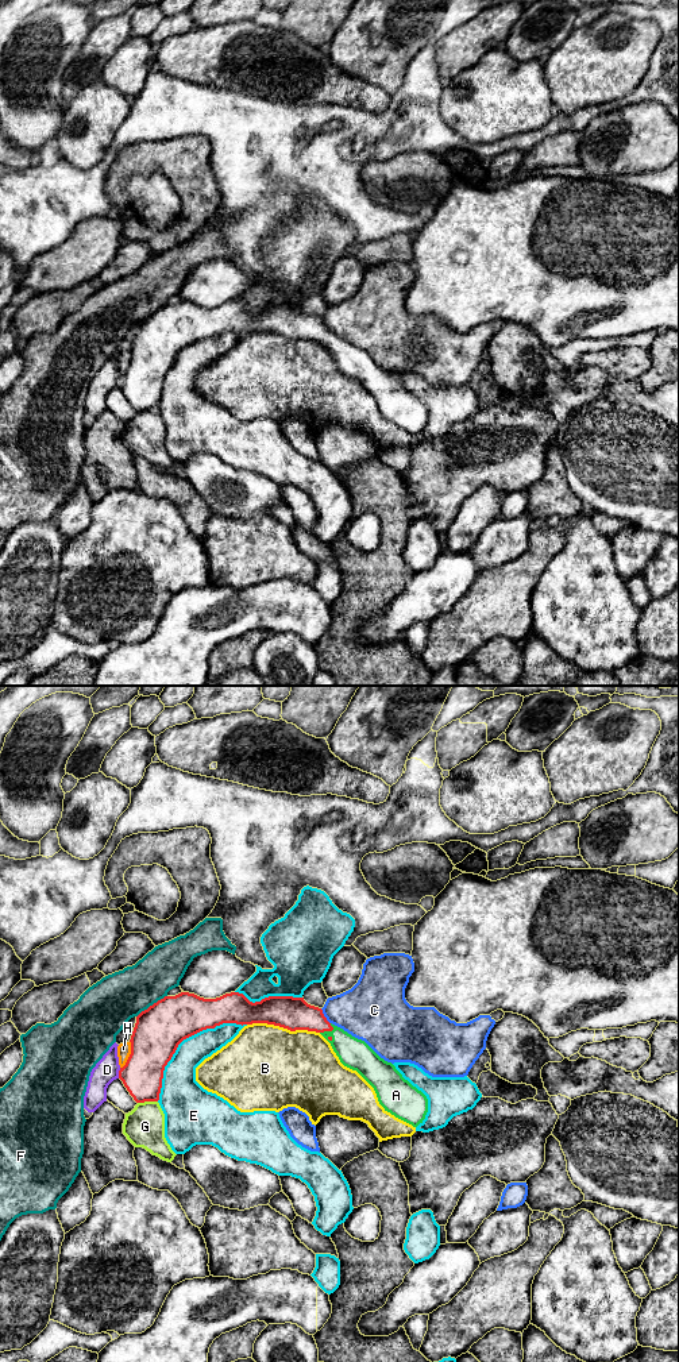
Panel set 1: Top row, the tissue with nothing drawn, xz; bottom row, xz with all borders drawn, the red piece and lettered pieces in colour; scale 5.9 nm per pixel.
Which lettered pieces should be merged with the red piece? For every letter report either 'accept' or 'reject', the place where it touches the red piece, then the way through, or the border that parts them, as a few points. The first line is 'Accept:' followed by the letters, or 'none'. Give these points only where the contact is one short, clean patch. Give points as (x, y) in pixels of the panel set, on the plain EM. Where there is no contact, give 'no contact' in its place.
Accept: A
A: accept; meets red in xz at (327, 339); runs through xz (290, 321), (308, 325), (327, 339), (354, 362)
B: reject; meets red in xz at (284, 336)
C: reject; meets red in xz at (324, 325)
D: reject; meets red in xz at (119, 382)
E: reject; meets red in xz at (184, 347)
F: reject; meets red in xz at (153, 313)
G: reject; meets red in xz at (147, 409)
H: reject; meets red in xz at (130, 363)

